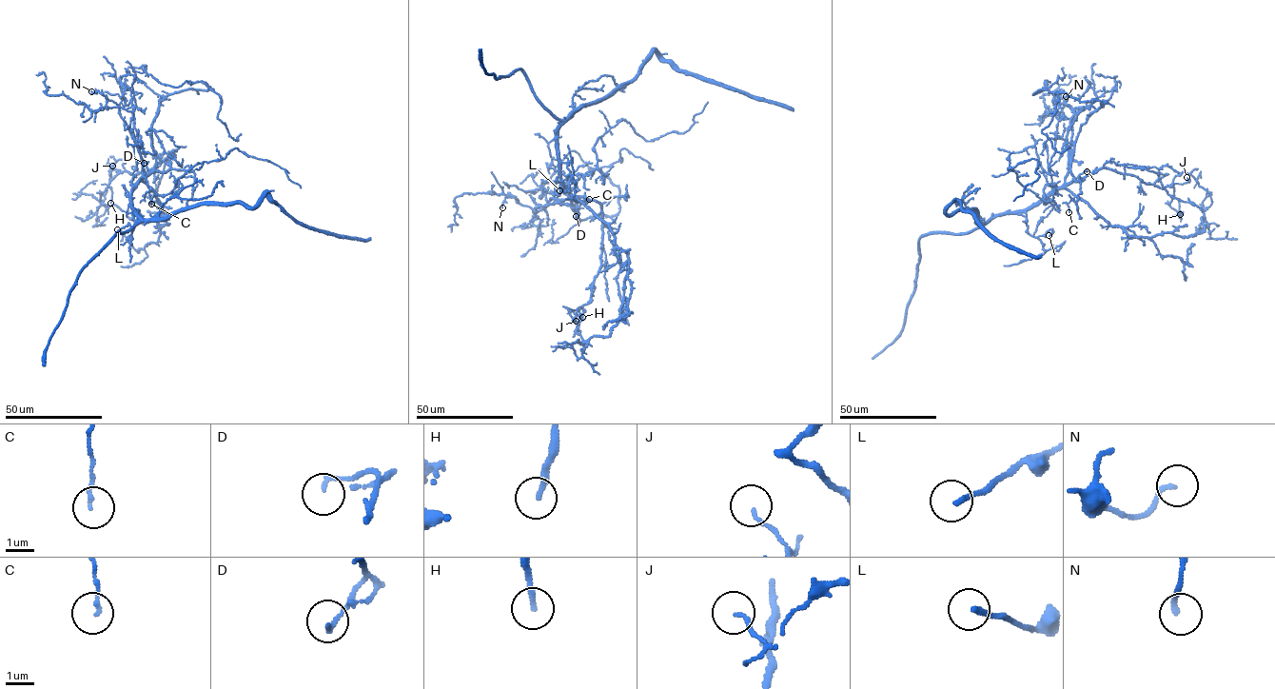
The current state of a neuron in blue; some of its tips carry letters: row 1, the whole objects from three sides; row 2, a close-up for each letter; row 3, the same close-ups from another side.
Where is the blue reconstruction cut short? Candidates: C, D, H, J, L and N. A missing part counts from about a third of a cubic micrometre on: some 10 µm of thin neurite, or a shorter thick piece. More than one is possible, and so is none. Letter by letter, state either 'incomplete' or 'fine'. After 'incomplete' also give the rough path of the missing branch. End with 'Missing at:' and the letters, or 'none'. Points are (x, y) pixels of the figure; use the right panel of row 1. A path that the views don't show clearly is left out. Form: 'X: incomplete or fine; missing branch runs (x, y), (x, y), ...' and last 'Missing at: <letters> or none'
C: fine
D: fine
H: fine
J: fine
L: fine
N: fine
Missing at: none

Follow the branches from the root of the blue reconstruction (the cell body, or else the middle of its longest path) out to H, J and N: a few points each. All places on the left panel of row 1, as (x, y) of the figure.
H: (131, 200), (143, 177), (166, 172), (169, 157), (134, 176), (119, 173), (107, 186), (110, 203)
J: (131, 200), (143, 177), (150, 172), (166, 172), (169, 157), (134, 176), (116, 171), (112, 166)
N: (131, 200), (129, 196), (142, 175), (138, 147), (116, 103), (98, 91), (91, 91)

